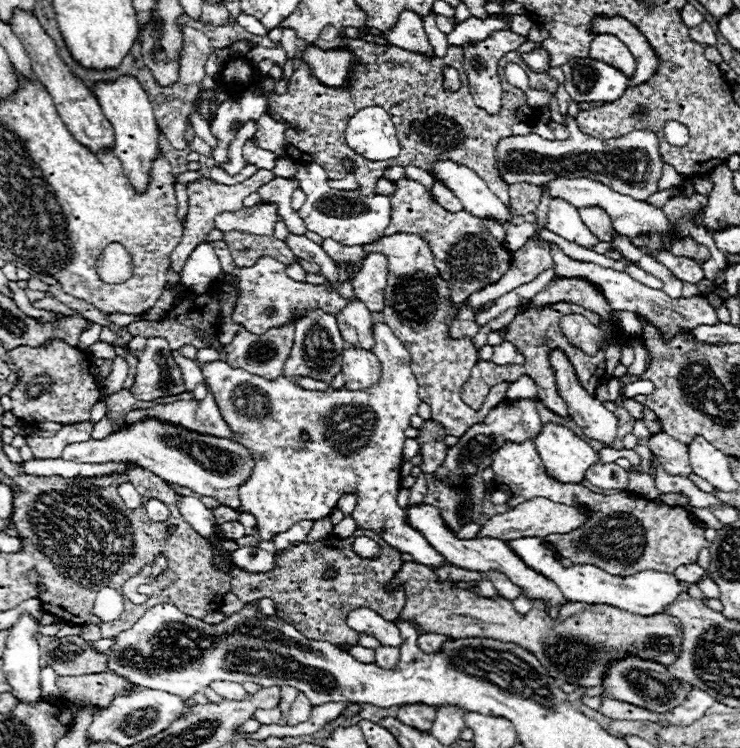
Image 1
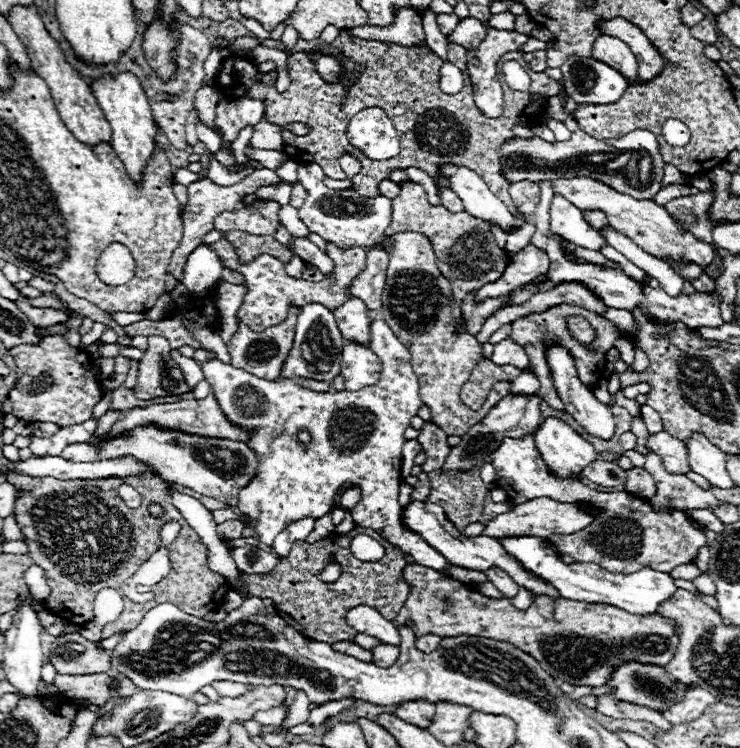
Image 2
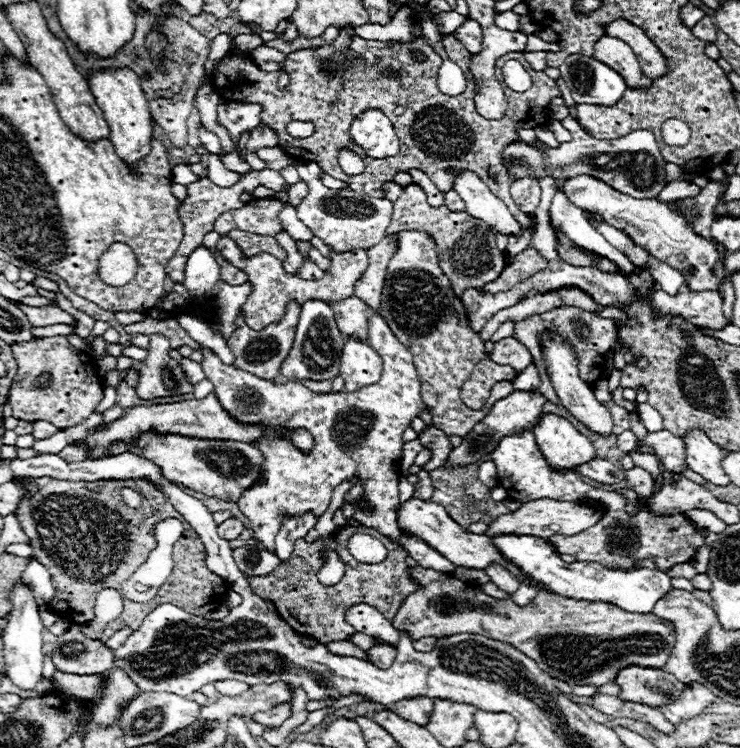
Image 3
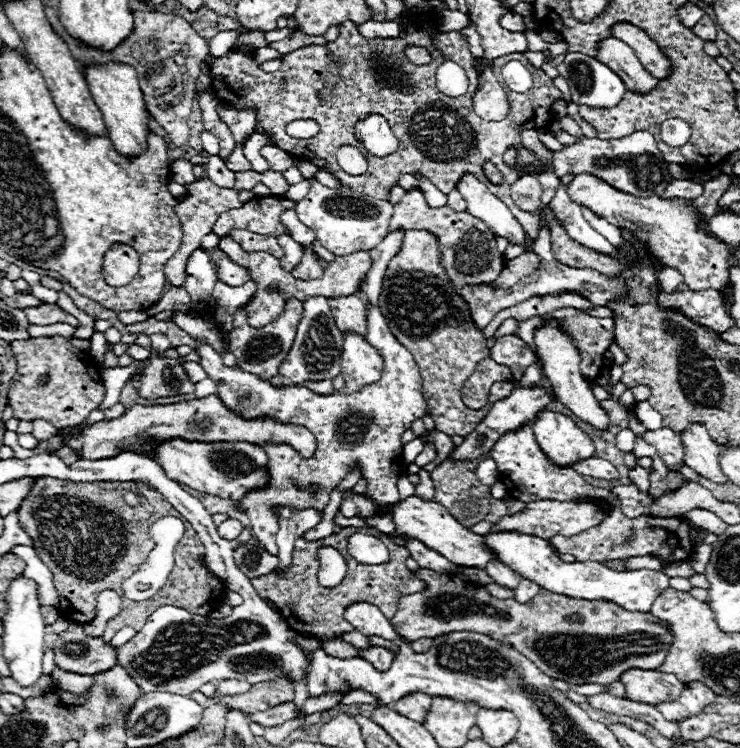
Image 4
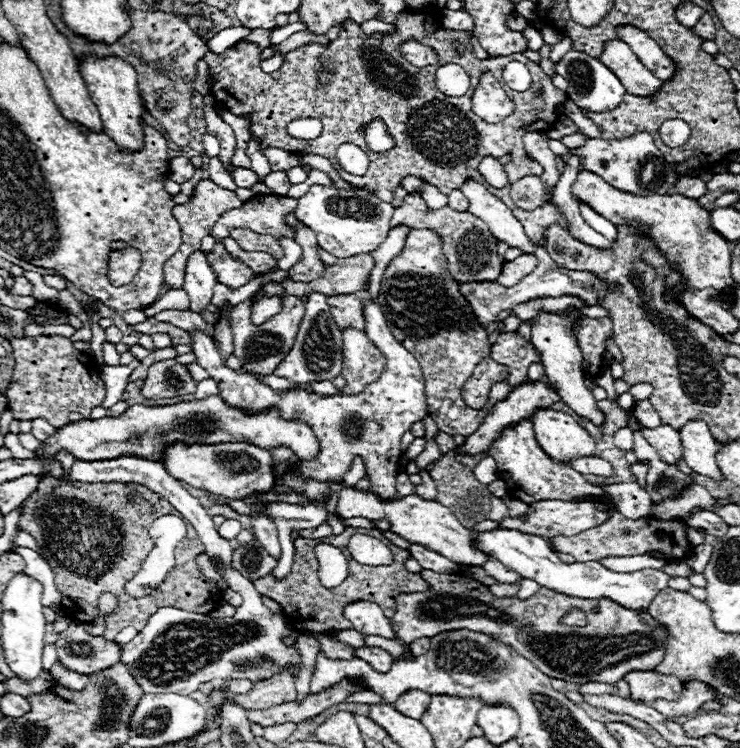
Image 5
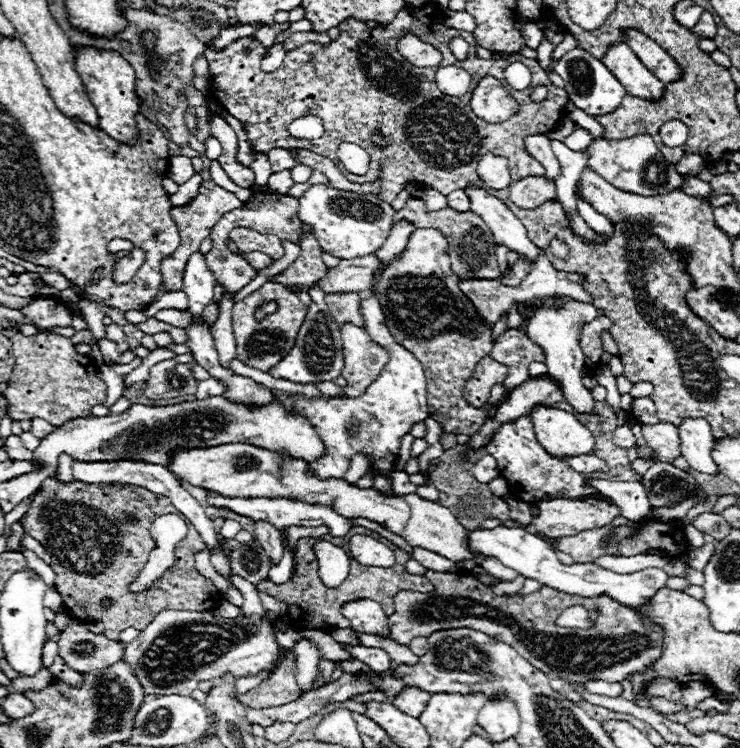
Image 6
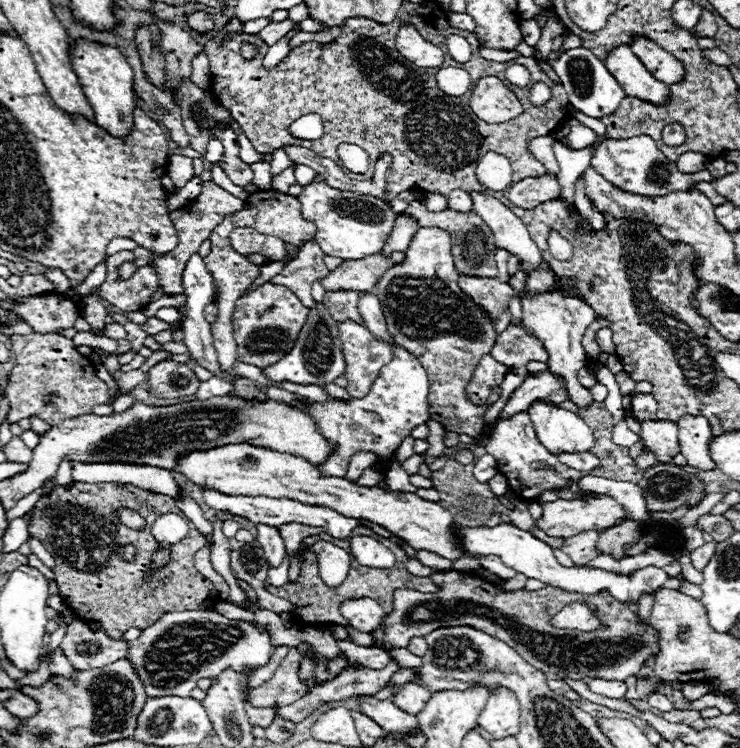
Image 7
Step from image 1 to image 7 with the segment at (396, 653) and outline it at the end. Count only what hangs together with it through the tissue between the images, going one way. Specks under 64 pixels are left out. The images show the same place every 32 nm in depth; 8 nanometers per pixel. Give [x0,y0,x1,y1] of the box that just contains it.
[338,640,390,670]

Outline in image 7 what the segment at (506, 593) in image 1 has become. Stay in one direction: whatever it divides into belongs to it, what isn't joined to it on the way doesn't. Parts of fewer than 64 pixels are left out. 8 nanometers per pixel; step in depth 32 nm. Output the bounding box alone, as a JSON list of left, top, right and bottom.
[480,556,518,580]

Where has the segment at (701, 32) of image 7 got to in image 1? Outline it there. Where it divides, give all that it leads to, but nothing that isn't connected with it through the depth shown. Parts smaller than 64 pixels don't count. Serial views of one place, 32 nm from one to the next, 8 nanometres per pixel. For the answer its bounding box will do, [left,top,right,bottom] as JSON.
[690,20,716,46]

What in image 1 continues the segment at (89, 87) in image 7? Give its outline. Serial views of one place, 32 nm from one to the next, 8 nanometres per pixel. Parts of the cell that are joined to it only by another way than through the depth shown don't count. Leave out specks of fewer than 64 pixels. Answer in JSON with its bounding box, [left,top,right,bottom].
[94,76,160,192]

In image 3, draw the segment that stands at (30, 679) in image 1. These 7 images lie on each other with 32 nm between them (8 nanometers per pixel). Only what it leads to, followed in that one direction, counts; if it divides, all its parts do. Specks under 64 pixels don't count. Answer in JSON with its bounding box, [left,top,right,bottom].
[2,586,42,690]

